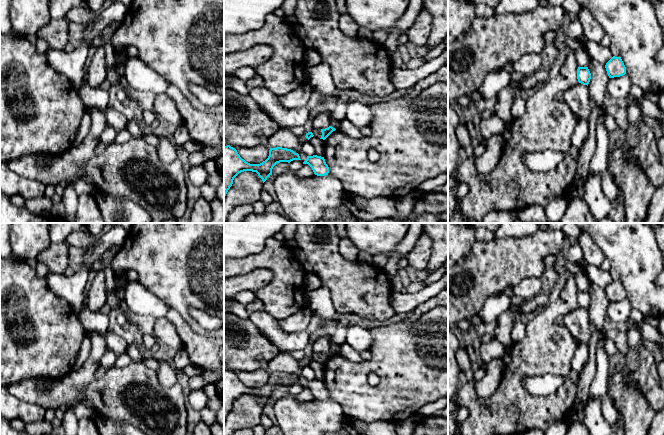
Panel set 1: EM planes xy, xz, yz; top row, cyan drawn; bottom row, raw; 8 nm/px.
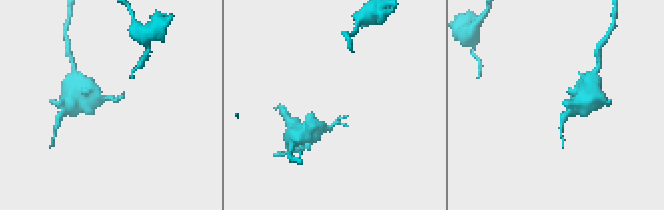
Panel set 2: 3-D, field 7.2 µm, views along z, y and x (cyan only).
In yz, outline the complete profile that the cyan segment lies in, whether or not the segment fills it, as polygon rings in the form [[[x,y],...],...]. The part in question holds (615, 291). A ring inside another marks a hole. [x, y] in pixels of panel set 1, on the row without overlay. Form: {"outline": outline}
{"outline": [[[613,280],[605,289],[609,302],[620,301],[626,298],[626,291],[621,281]]]}

